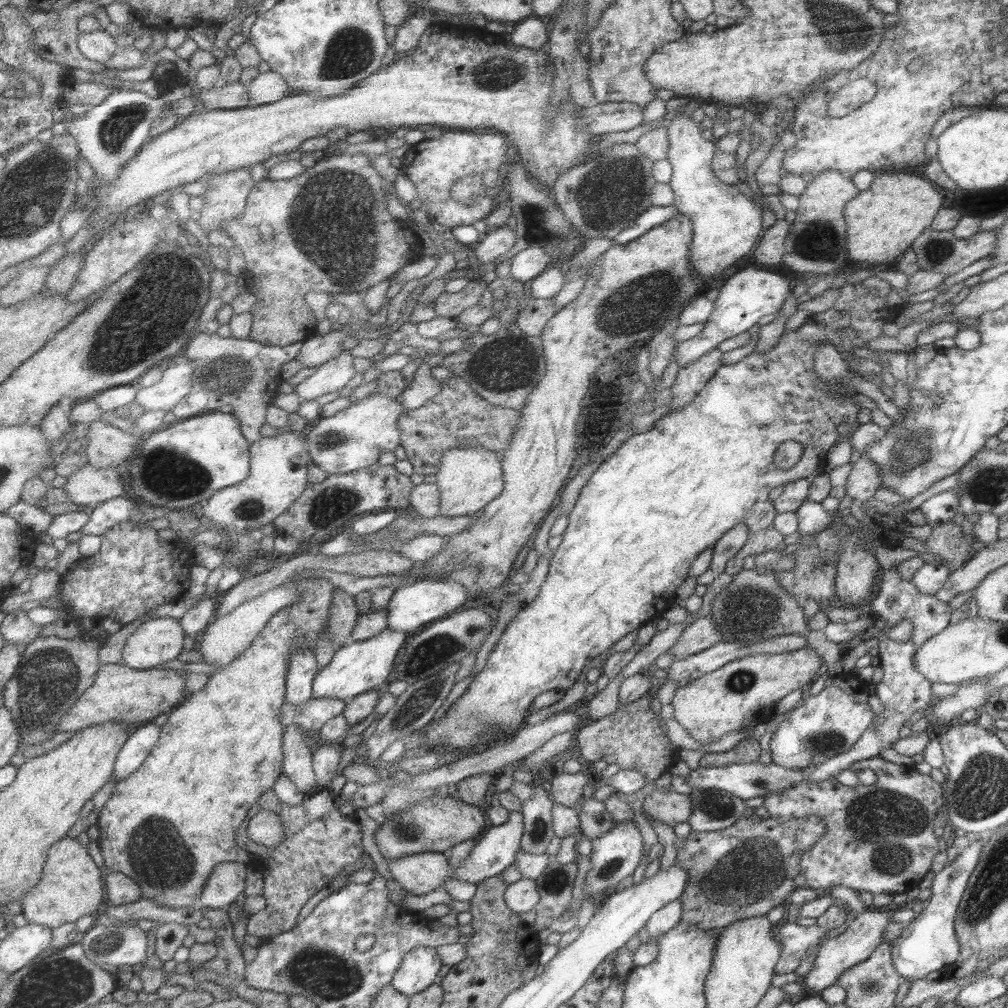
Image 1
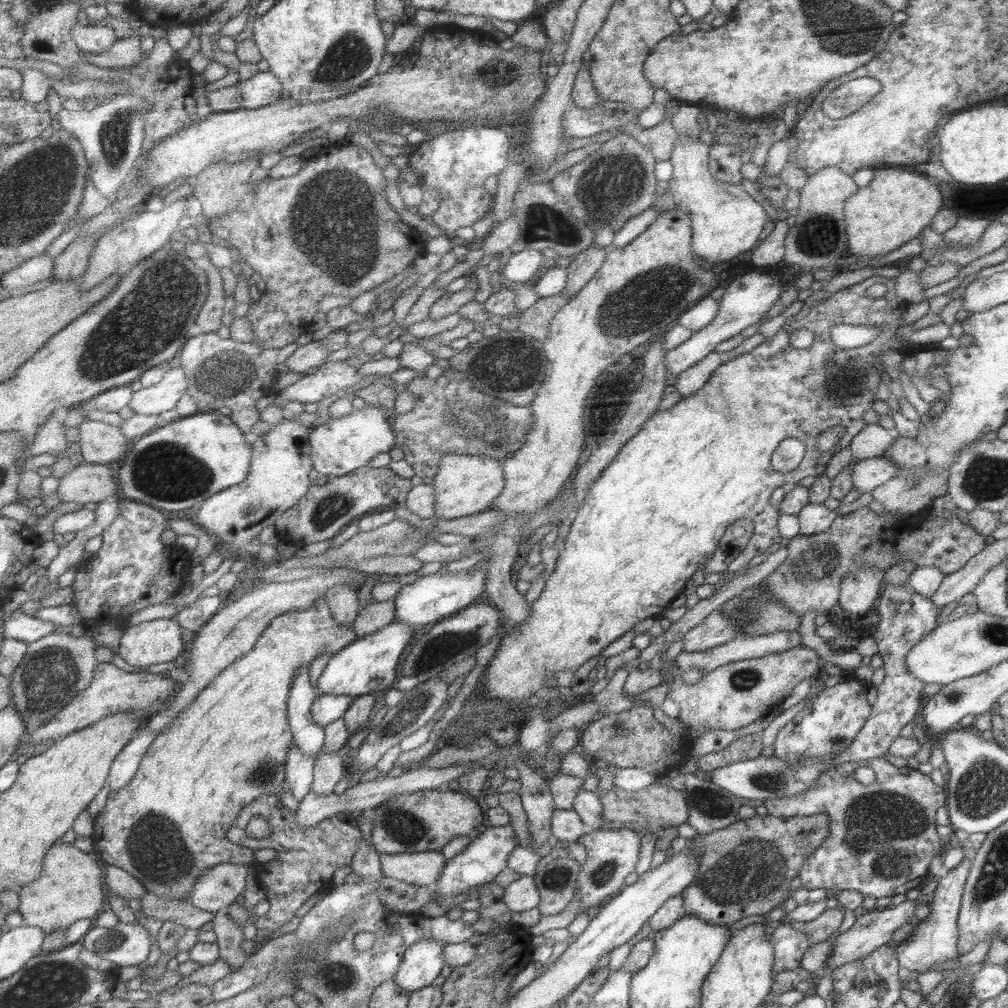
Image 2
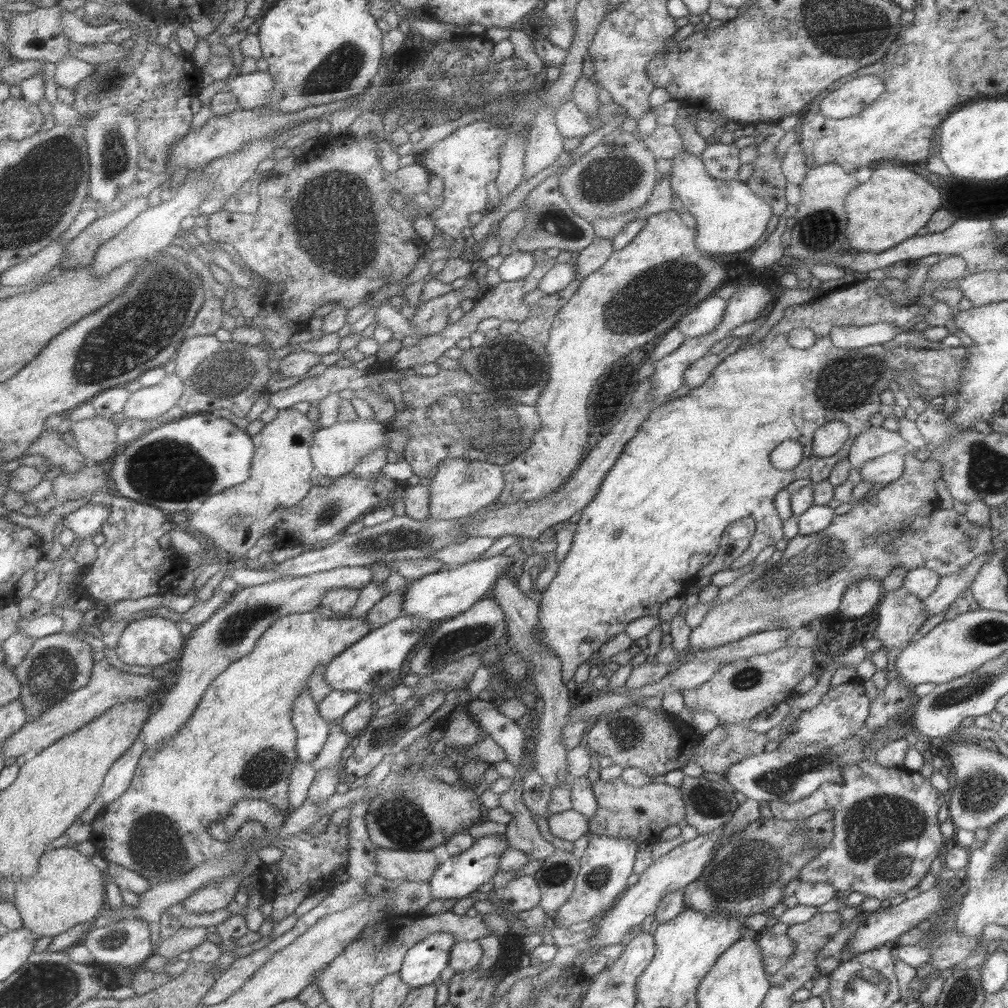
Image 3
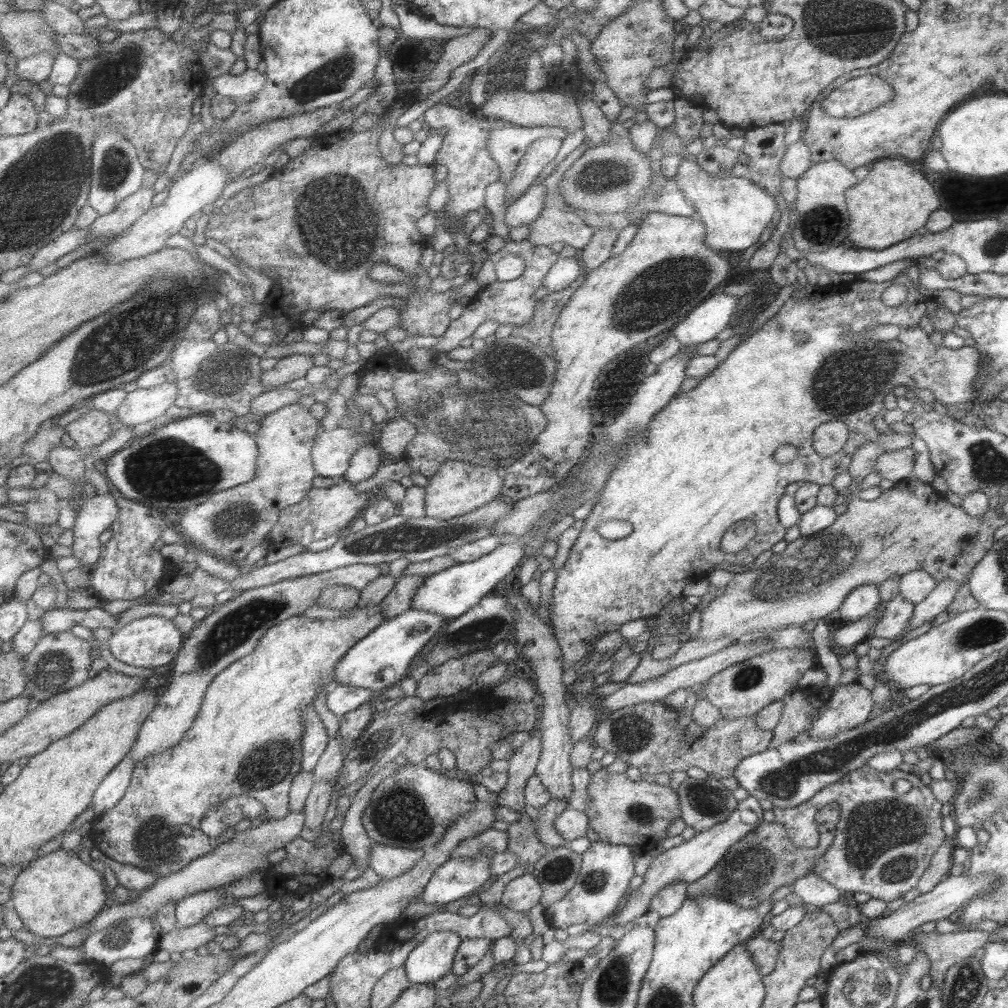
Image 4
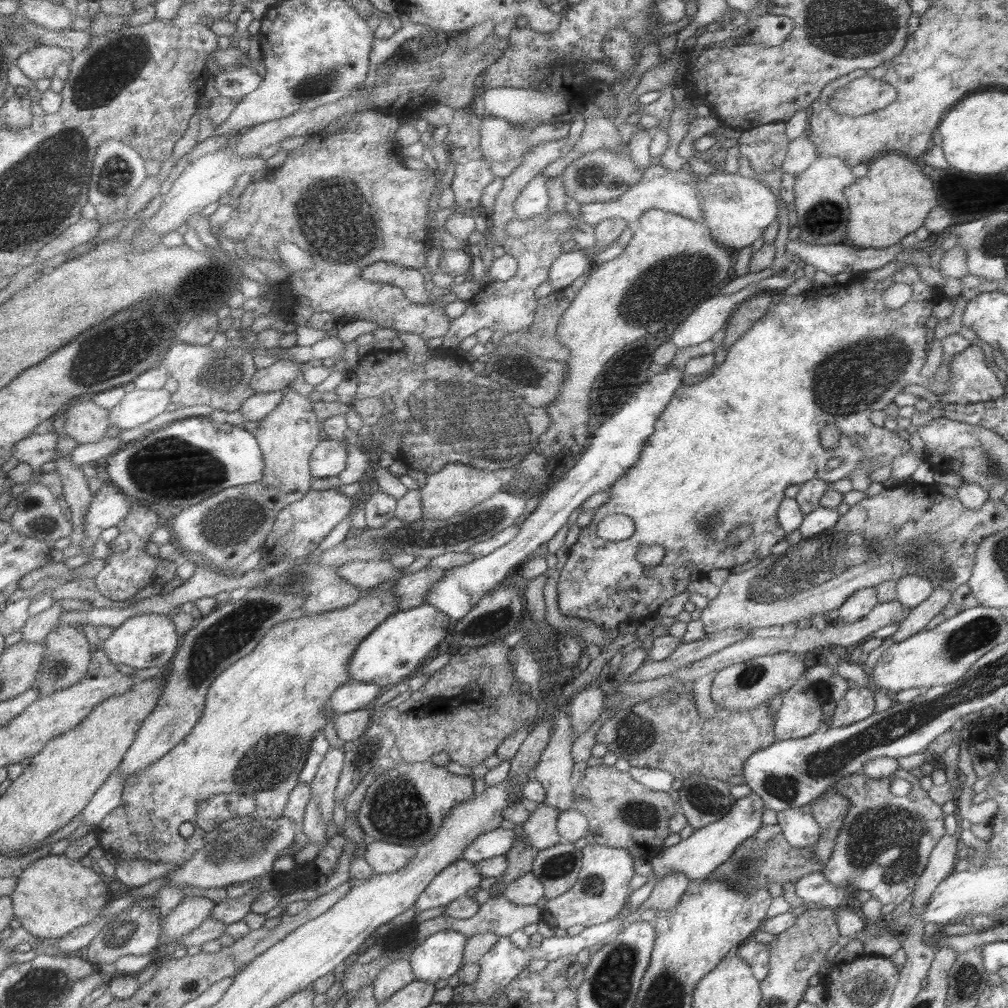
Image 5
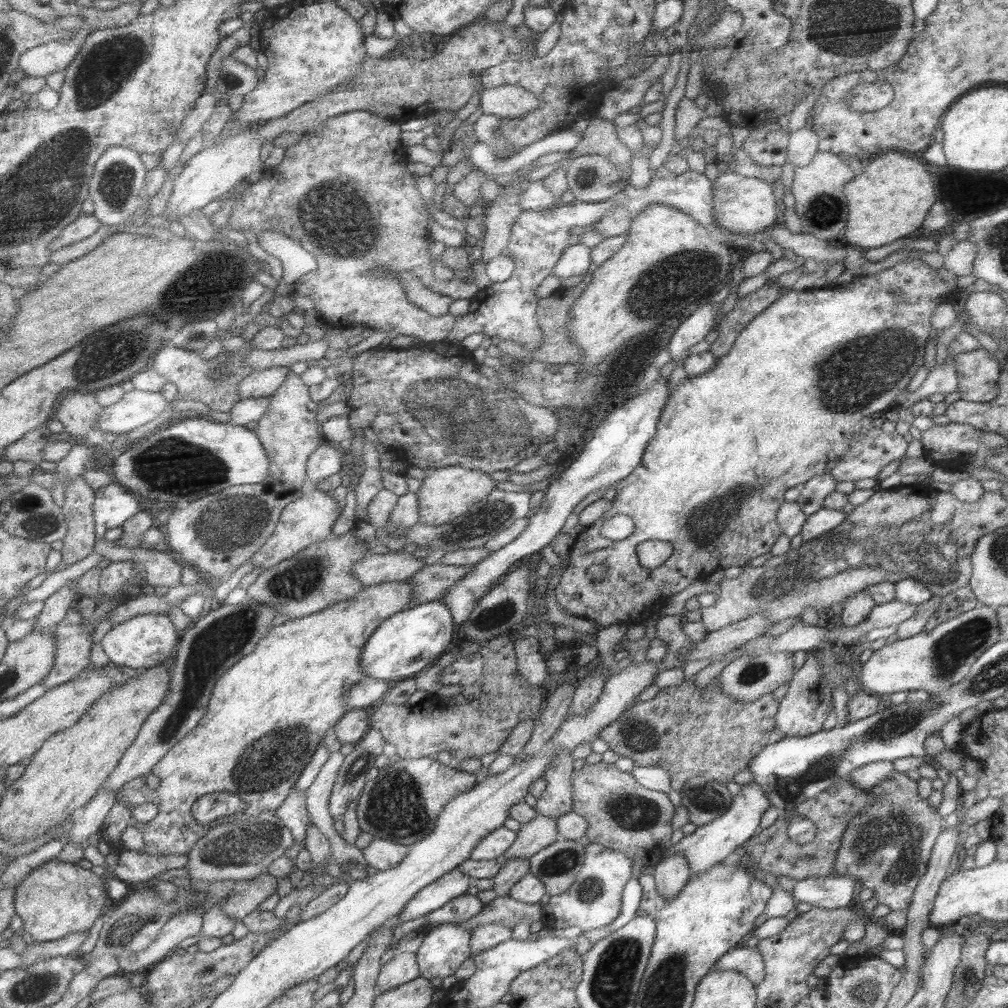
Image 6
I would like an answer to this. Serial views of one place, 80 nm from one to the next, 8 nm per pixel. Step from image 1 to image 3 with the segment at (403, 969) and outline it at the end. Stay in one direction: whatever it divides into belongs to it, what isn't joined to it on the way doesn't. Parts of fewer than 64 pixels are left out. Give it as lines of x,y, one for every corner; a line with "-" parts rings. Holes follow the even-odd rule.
437,932
421,937
406,951
399,978
412,989
431,984
447,966
449,950
454,938
448,932

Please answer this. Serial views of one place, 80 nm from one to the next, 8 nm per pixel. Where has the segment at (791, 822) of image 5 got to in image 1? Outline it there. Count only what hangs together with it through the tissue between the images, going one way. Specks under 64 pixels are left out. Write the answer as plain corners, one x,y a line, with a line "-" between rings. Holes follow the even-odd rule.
871,757
866,759
858,760
850,764
849,770
857,771
862,768
870,768
875,776
875,783
869,785
863,785
859,783
855,787
847,787
838,783
835,776
828,778
827,780
822,780
821,782
809,782
801,781
800,783
791,786
791,788
786,788
780,793
767,793
763,796
762,806
765,807
769,813
769,818
777,823
785,823
793,819
801,819
807,816
819,816
821,821
825,821
825,834
819,838
819,841
811,846
807,852
801,855
800,858
800,874
805,878
804,887
811,888
813,890
818,890
820,892
825,892
834,886
843,886
849,888
853,891
863,890
863,892
869,892
872,896
875,894
897,894
905,893
912,887
923,879
923,877
930,871
931,861
934,856
939,853
941,848
941,838
936,838
933,833
933,828
936,825
936,817
938,810
941,810
944,804
942,799
942,786
935,782
929,775
923,775
917,773
913,765
894,764
893,762
888,762
887,760
881,759
881,757

